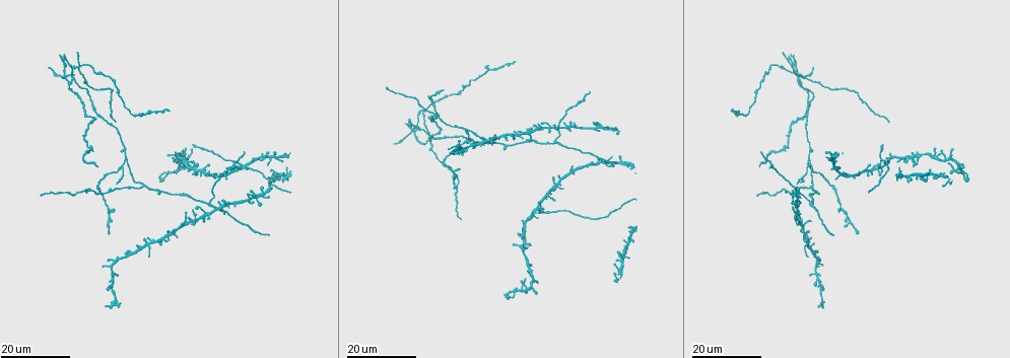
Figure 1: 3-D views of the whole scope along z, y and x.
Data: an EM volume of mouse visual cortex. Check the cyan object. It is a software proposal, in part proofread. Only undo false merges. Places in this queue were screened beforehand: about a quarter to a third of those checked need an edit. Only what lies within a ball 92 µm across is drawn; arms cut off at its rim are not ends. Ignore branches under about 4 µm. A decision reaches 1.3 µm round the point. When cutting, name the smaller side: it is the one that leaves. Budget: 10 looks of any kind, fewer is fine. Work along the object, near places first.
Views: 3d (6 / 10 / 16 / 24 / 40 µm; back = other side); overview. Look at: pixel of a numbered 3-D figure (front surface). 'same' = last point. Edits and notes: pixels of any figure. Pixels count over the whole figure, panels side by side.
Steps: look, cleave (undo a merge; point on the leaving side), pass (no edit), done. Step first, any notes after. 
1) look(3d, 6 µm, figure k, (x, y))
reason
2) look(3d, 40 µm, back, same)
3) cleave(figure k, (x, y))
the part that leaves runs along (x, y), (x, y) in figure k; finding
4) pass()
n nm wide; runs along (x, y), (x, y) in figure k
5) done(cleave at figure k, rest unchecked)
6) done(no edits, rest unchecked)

look(3d, 16 µm, figure 1, (143, 186))
branch point

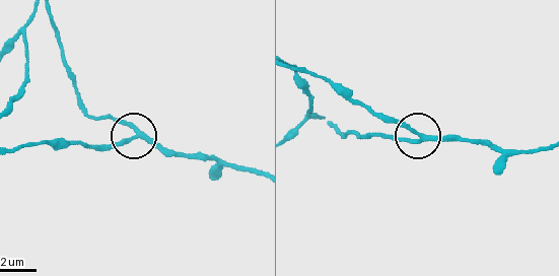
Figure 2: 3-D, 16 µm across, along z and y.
look(3d, 6 µm, figure 2, (422, 138))

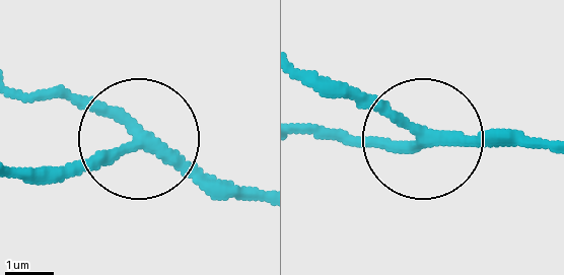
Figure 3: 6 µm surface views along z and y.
pass()
side arm 40 µm; runs along (253, 188), (192, 180), (143, 140), (62, 180) in figure 3; one neuron here

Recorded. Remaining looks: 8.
look(3d, 16 µm, figure 1, (885, 157))

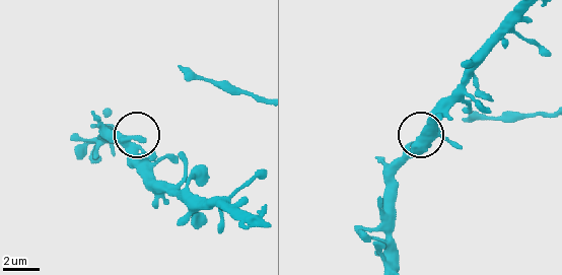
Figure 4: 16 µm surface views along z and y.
look(3d, 6 µm, figure 4, (140, 138))
closer look

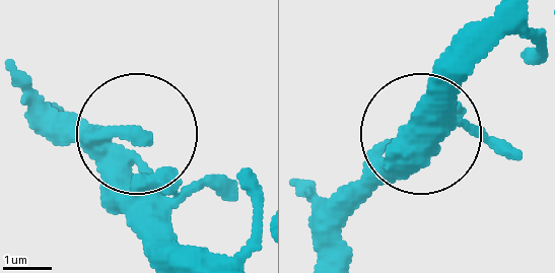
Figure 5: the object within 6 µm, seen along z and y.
pass()
continuous, no second neuron

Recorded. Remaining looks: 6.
look(3d, 16 µm, figure 1, (209, 205))
three-way junction

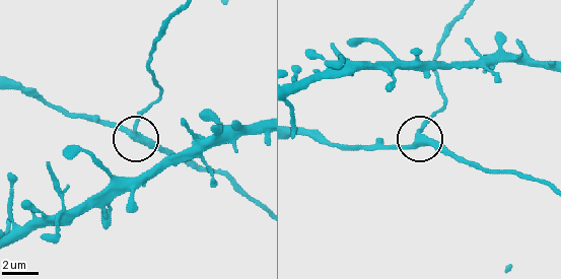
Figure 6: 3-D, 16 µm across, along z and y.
look(3d, 10 µm, figure 6, (426, 141))

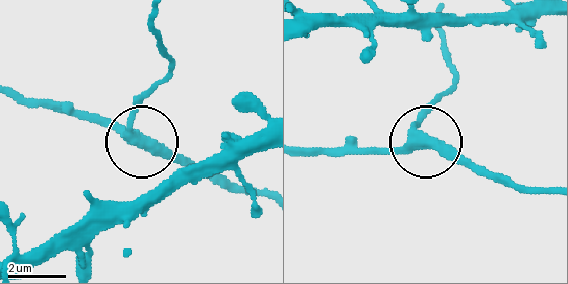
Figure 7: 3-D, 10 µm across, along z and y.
pass()
350 nm wide; one neuron here

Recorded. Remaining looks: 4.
look(3d, 16 µm, figure 1, (180, 192))
calibre changes

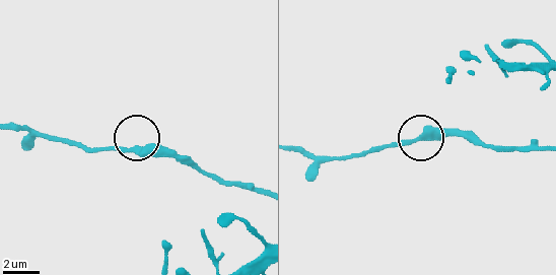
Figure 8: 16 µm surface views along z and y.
look(3d, 10 µm, figure 8, (416, 140))

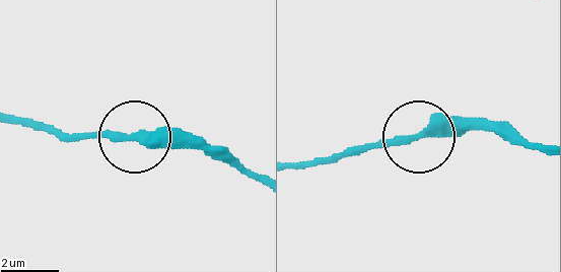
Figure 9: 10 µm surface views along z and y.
pass()
all the same neuron

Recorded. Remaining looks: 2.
look(3d, 24 µm, figure 1, (809, 157))
two arms in line, one across

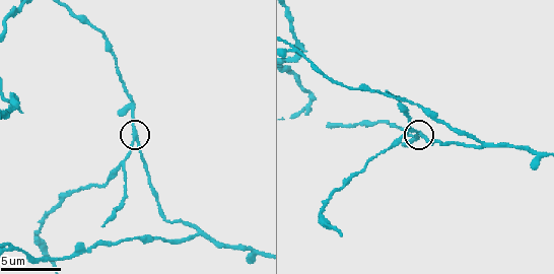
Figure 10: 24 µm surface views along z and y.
look(3d, 6 µm, figure 10, (420, 133))

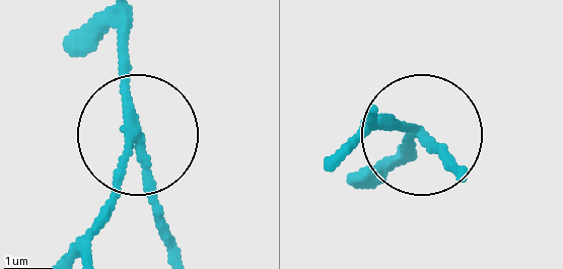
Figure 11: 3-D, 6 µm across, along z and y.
cleave(figure 11, (108, 207))
side arm 33 µm; the part that leaves runs along (129, 136), (109, 216), (80, 253) in figure 11; a second neuron is stuck on

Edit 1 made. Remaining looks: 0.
done(cleave at figure 11, rest unchecked)

